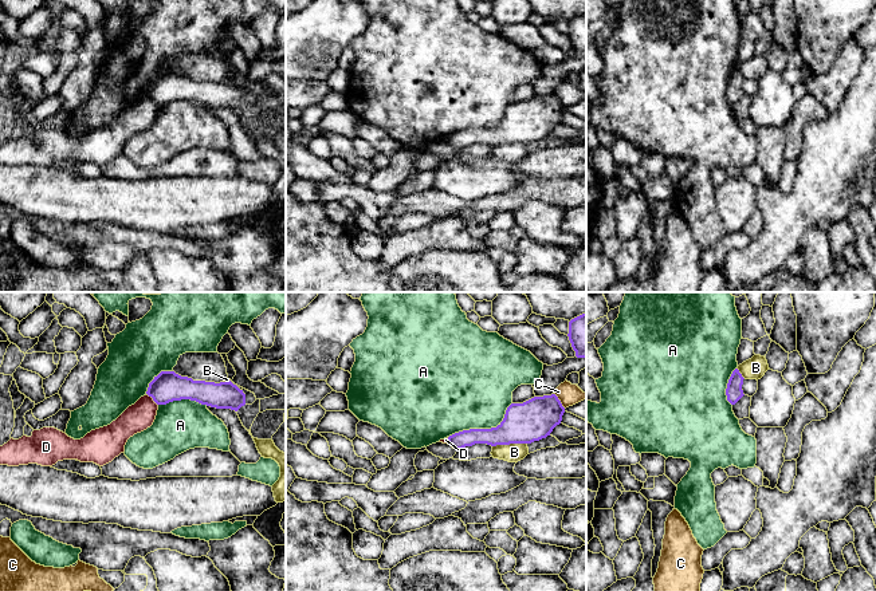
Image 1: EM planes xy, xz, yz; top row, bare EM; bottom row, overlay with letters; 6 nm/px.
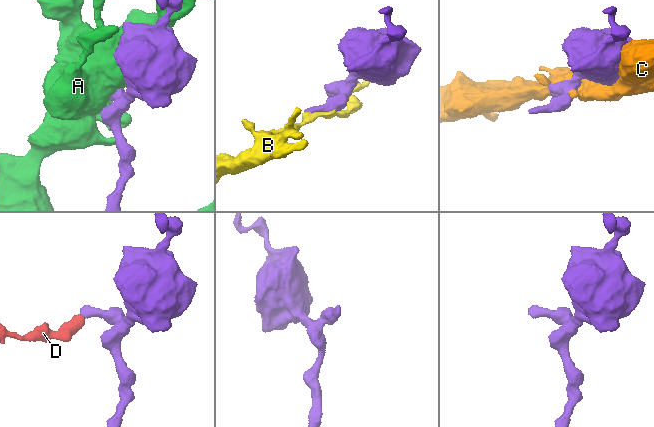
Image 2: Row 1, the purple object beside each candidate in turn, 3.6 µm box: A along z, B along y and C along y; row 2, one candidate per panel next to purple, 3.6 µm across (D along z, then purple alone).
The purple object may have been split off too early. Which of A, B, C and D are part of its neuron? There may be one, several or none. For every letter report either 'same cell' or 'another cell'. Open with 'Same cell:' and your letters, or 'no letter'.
Same cell: no letter
A: another cell
B: another cell
C: another cell
D: another cell

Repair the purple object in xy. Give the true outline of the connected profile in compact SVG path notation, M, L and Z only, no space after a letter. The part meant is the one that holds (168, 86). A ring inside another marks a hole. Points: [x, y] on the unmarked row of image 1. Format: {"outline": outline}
{"outline": "M161 71L149 83L146 94L157 105L173 101L190 99L216 109L231 109L237 111L245 105L245 94L229 82L193 80L174 71Z"}

